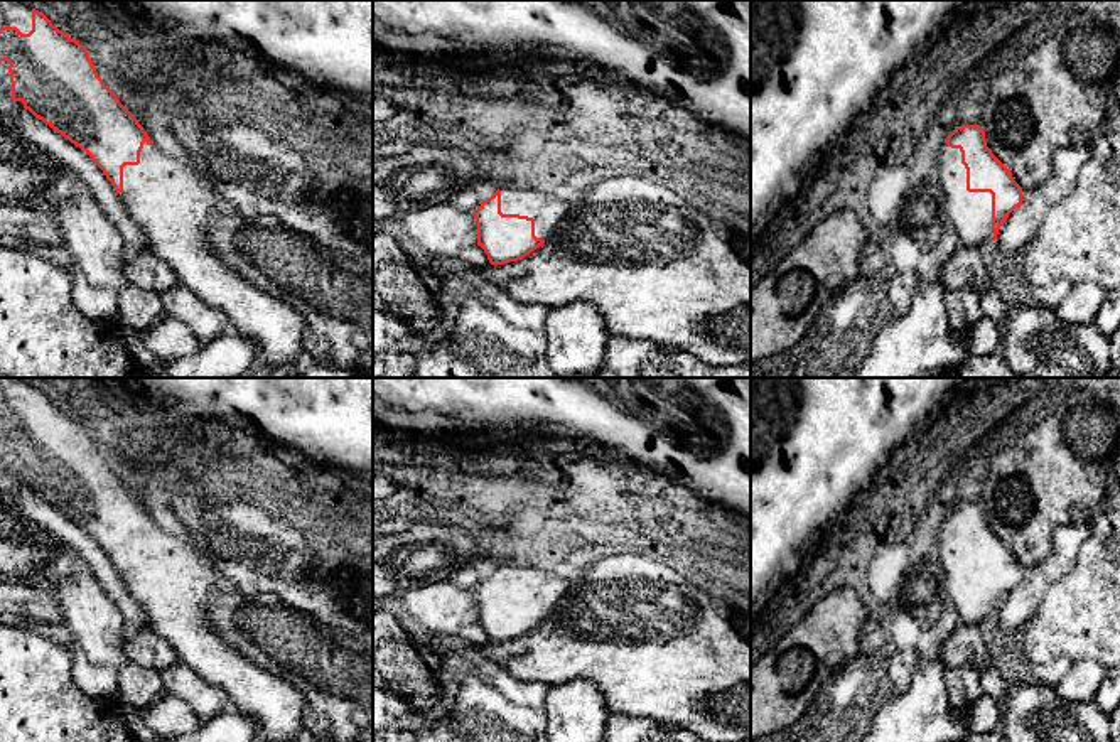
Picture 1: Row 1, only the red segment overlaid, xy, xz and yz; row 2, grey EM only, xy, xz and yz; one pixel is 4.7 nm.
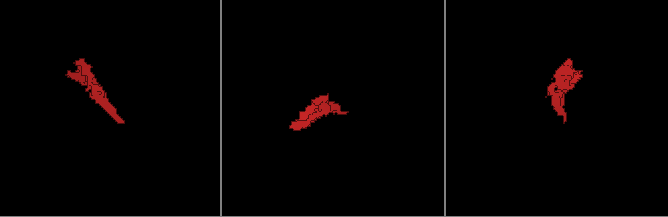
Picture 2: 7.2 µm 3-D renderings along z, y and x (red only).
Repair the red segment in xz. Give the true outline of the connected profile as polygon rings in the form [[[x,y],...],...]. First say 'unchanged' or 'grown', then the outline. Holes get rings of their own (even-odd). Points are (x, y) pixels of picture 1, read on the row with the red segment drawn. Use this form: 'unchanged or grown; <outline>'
grown; [[[498,189],[472,212],[477,246],[491,265],[523,260],[553,236],[570,209],[572,204],[538,191]]]

